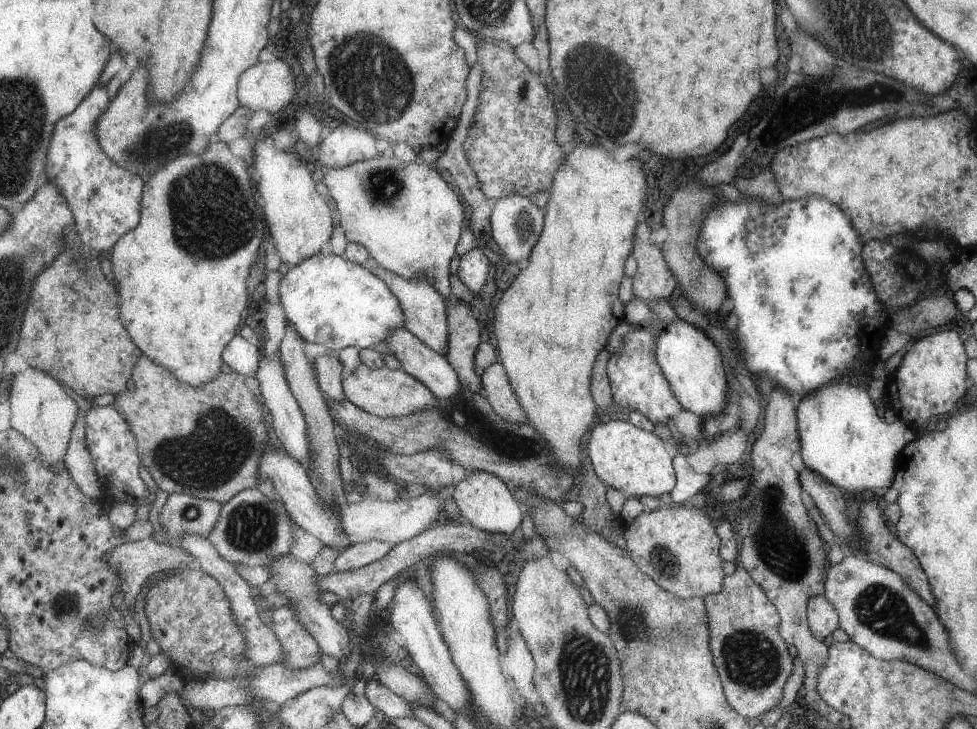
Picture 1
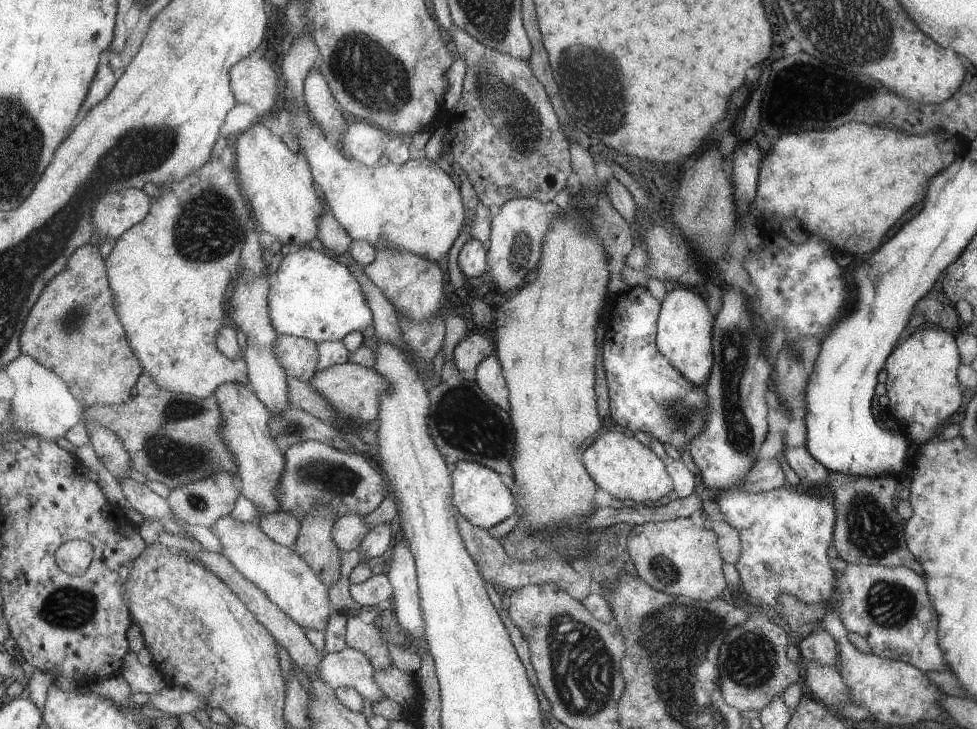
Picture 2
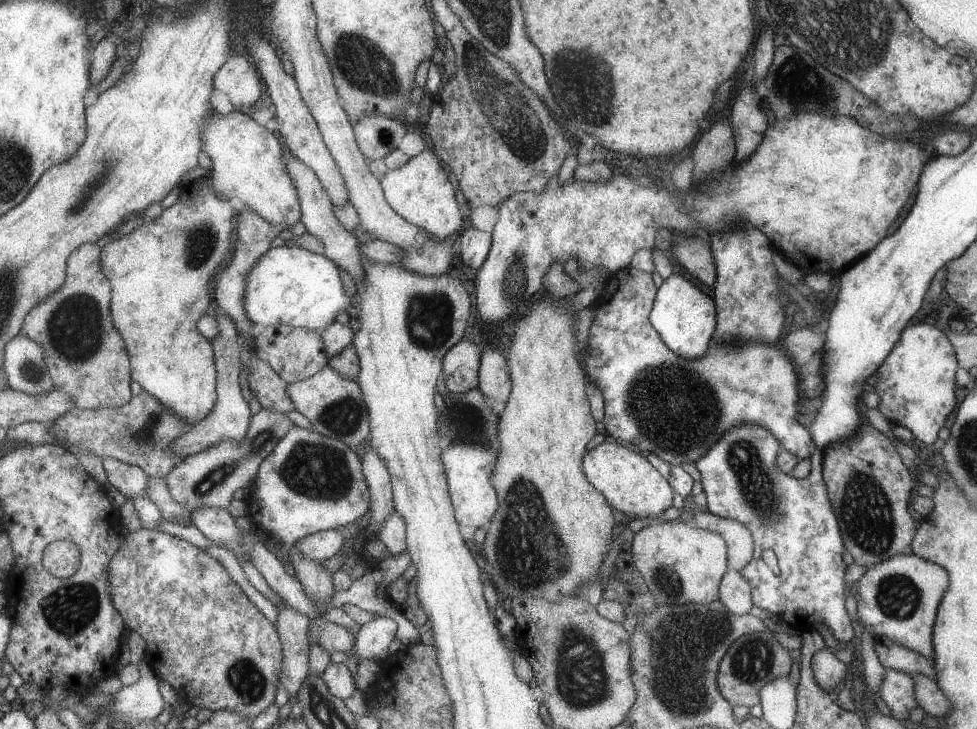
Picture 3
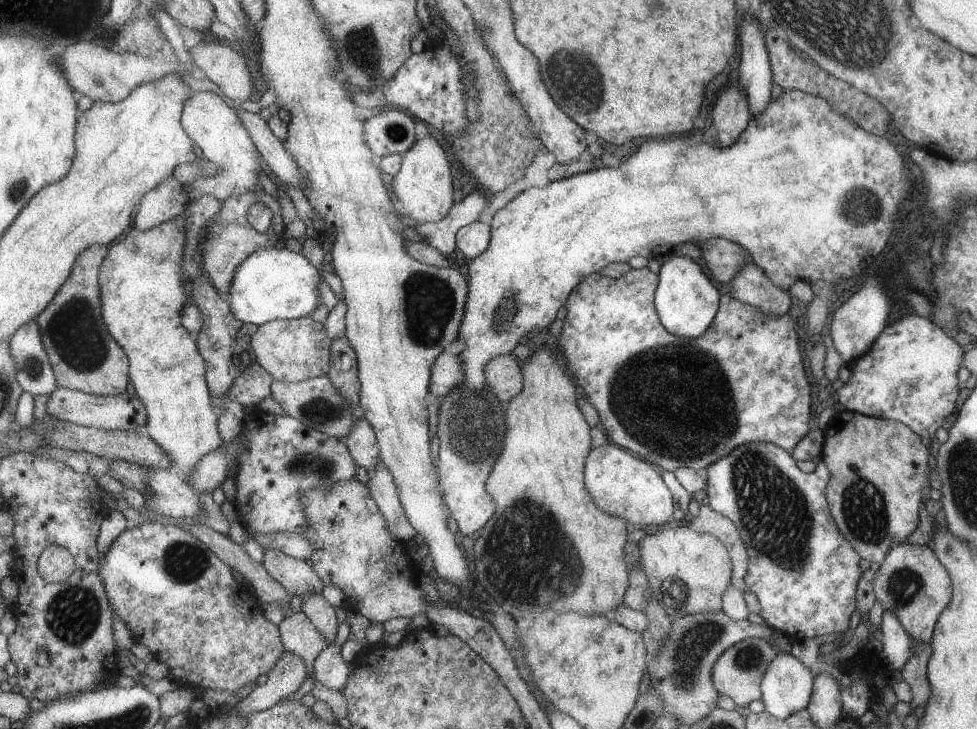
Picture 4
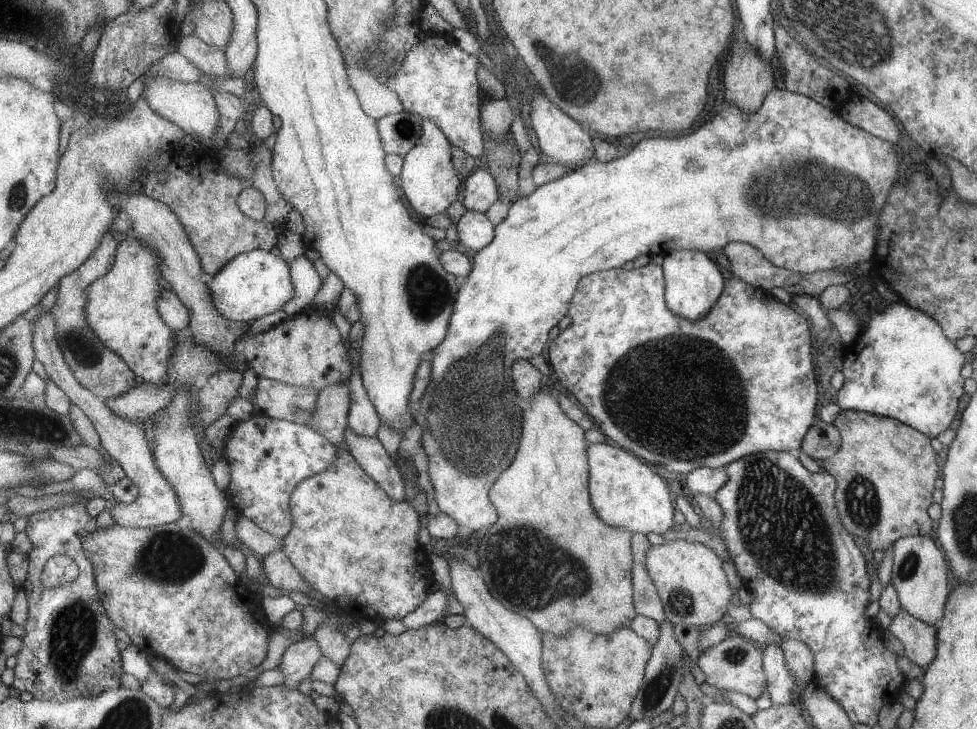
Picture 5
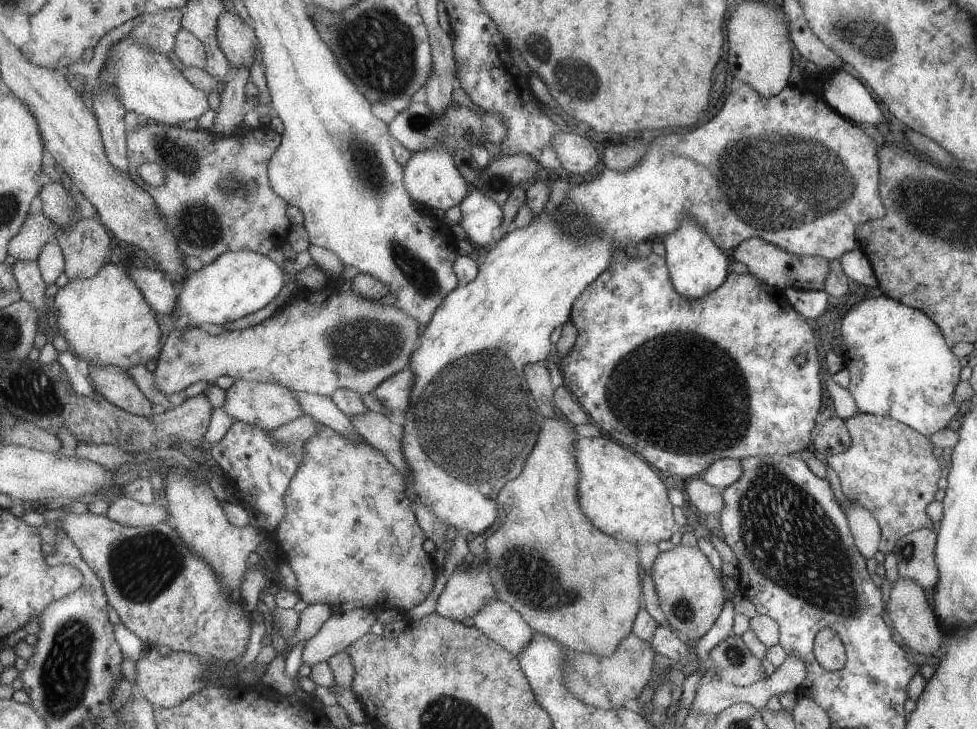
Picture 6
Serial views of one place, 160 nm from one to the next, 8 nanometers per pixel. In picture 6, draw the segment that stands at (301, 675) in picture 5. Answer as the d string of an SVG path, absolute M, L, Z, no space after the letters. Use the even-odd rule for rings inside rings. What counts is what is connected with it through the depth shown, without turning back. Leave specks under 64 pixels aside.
M358 607L329 616L315 636L306 640L301 651L301 662L310 668L326 661L368 633L377 613Z

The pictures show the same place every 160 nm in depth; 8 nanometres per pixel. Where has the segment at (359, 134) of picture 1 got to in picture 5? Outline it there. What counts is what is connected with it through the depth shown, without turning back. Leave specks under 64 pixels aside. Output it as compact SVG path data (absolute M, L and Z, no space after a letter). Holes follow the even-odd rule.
M405 111L383 116L376 123L386 154L403 157L418 145L419 136L422 136L419 118Z

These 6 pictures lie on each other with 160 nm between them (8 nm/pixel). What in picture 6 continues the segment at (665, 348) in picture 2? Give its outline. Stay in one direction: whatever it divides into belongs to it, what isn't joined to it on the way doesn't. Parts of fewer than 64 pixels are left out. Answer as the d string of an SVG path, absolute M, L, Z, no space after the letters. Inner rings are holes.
M683 218L679 222L677 230L673 230L671 234L665 234L661 242L665 247L664 259L670 274L671 286L685 300L703 298L705 294L711 294L713 290L718 289L726 281L725 276L728 276L729 260L719 250L719 247L711 242L711 238L703 232L703 228L697 222Z

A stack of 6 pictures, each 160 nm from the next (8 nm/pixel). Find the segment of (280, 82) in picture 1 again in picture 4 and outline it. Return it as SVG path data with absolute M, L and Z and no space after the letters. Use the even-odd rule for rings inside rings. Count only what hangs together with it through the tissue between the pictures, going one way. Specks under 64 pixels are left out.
M222 42L199 43L189 51L192 55L194 66L198 68L199 73L203 73L215 84L219 90L231 101L245 101L251 92L251 76L249 68L245 68L243 58L233 52L231 48L225 46Z

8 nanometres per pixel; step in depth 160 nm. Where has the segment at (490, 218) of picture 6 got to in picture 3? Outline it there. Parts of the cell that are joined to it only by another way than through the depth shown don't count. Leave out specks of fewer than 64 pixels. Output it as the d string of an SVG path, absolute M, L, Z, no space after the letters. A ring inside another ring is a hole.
M469 226L459 236L459 254L461 263L473 270L481 268L483 260L490 251L491 234Z

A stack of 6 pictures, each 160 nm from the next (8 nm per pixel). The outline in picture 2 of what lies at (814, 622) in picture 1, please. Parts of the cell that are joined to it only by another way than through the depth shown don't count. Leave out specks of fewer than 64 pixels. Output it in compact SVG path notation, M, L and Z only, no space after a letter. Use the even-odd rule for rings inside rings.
M815 622L815 630L798 642L798 652L806 662L813 660L823 666L832 666L837 663L837 644L832 636Z

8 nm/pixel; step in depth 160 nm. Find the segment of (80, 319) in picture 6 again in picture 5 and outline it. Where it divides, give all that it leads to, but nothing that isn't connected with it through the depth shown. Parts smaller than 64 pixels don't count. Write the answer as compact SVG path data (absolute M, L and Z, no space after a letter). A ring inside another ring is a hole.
M129 235L125 241L119 244L115 267L105 276L101 276L94 284L87 288L87 320L95 334L103 338L103 342L115 350L119 356L125 358L125 362L131 366L131 369L137 376L141 376L145 383L165 384L169 378L169 362L175 354L175 340L177 336L175 330L163 320L163 314L159 312L159 298L161 292L165 292L165 287L161 283L165 276L161 274L163 270L163 258L145 246L139 238Z

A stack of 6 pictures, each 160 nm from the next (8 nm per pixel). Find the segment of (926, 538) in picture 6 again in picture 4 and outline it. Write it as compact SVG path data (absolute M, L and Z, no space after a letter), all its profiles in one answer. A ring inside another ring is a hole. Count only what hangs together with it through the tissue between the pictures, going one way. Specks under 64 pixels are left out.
M901 543L893 545L886 554L885 560L880 562L879 569L875 572L872 582L875 600L881 603L882 610L890 610L900 620L901 626L905 629L909 638L913 637L920 643L929 644L933 634L934 625L938 618L950 602L953 587L950 583L950 575L947 574L946 567L941 566L939 558L926 545L910 545Z

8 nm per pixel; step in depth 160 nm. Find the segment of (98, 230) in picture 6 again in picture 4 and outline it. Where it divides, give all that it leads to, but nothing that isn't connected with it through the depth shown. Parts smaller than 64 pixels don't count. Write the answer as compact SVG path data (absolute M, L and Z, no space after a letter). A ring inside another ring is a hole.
M105 245L83 250L67 283L37 318L58 385L103 397L125 394L127 384L131 383L129 356L109 331L103 316L100 269L109 250Z

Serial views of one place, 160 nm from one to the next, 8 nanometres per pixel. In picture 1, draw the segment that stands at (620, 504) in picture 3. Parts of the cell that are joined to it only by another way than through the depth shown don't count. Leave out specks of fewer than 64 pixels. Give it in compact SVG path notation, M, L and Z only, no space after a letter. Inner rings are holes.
M611 420L605 424L596 423L586 444L589 460L594 473L605 487L619 490L626 498L630 496L659 496L674 488L676 474L671 468L671 456L667 454L663 442L653 433L635 428L628 421Z

